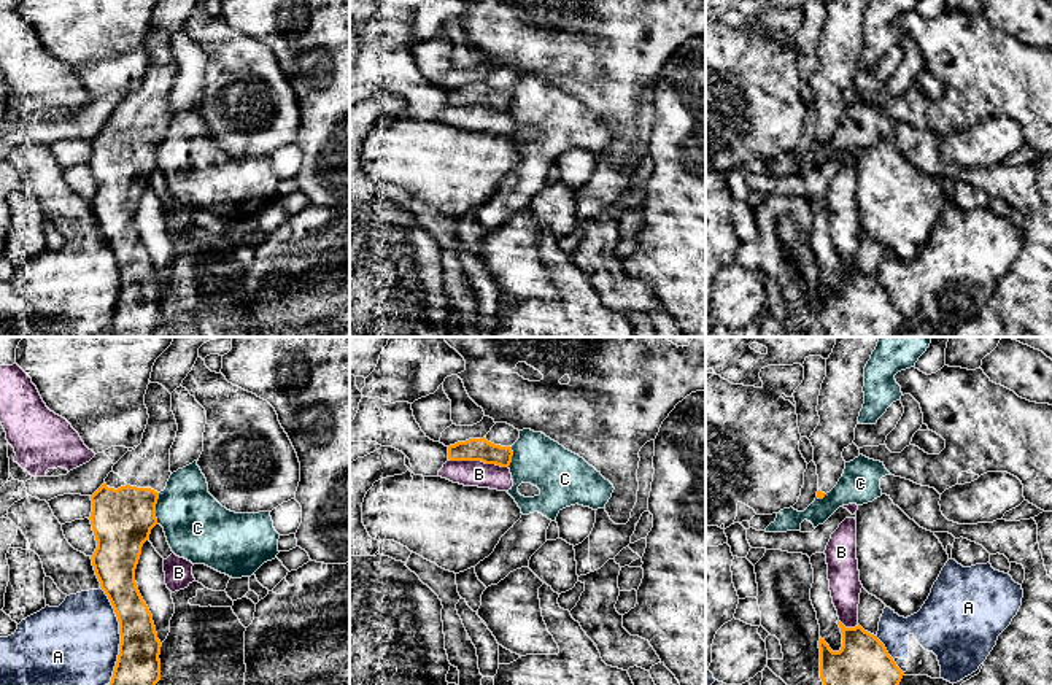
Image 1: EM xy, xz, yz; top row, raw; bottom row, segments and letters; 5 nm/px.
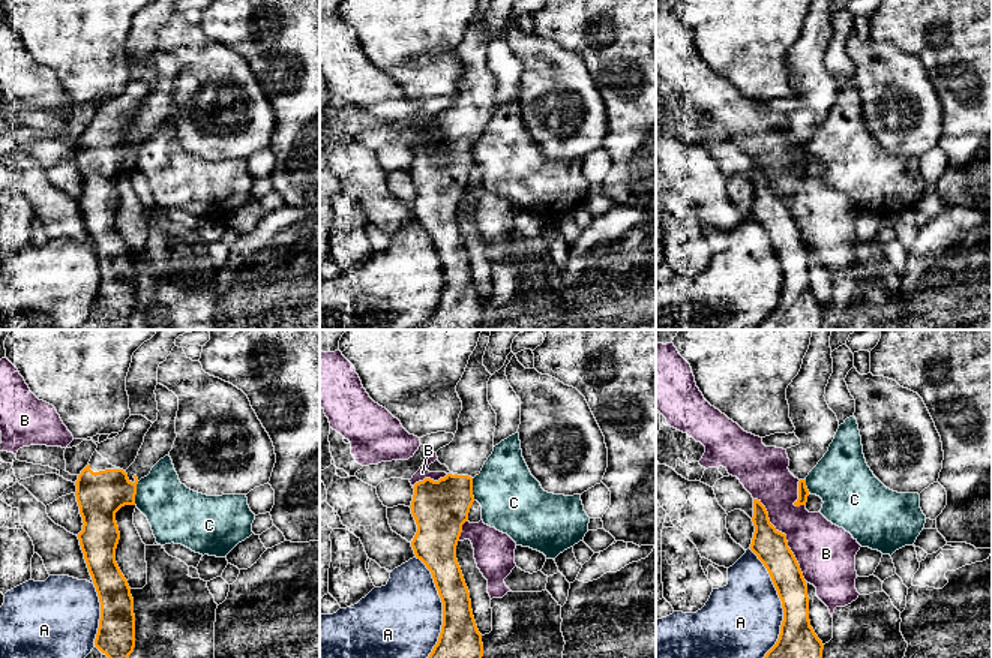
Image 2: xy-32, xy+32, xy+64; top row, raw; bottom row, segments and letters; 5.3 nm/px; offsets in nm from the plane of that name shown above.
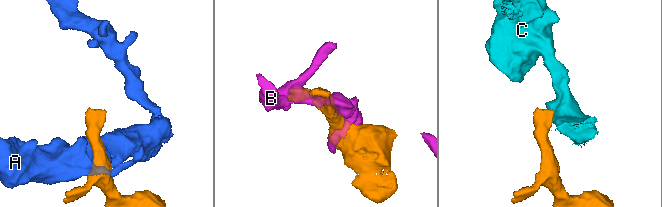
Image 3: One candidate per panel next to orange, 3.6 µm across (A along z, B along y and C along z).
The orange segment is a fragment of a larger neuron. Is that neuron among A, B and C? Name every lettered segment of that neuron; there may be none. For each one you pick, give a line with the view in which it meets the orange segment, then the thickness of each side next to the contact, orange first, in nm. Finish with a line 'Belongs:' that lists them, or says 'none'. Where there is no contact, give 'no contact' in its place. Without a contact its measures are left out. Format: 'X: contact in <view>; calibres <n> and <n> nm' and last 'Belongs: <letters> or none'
Belongs: none

